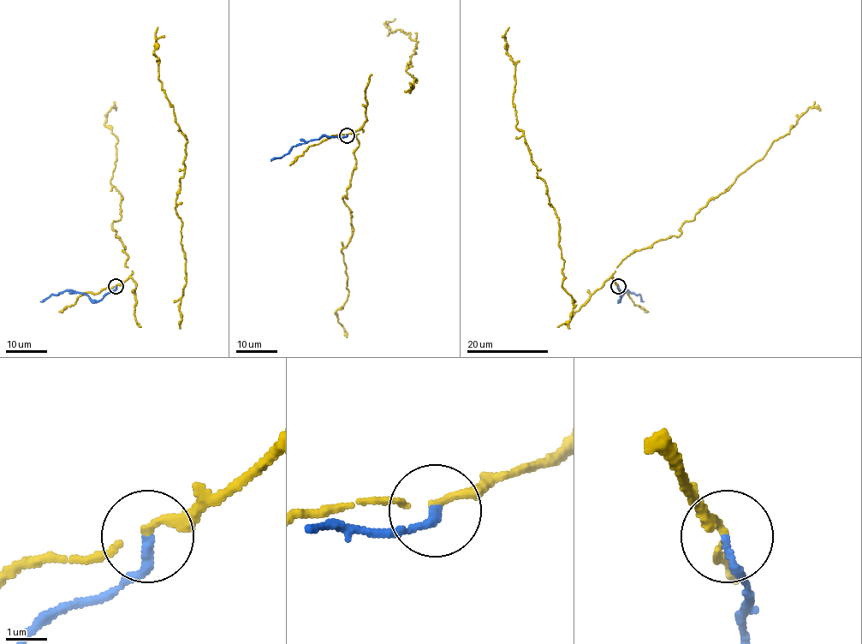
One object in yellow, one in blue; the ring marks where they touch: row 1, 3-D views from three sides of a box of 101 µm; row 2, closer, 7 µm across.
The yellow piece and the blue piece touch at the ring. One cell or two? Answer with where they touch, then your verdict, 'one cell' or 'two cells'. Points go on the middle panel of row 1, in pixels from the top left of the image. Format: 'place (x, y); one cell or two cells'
place (347, 135); two cells

